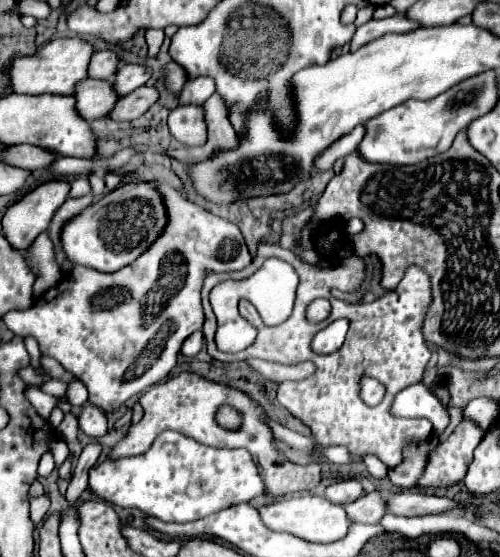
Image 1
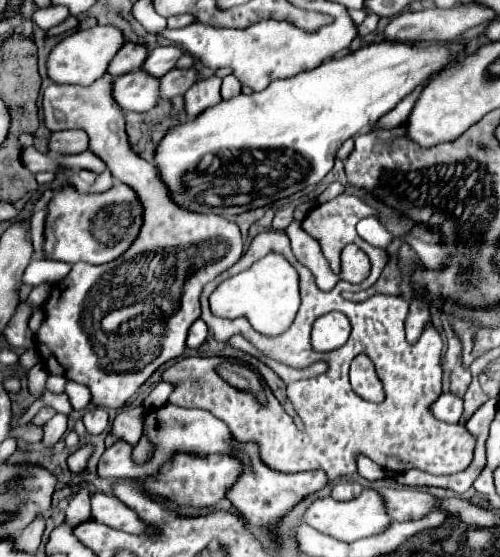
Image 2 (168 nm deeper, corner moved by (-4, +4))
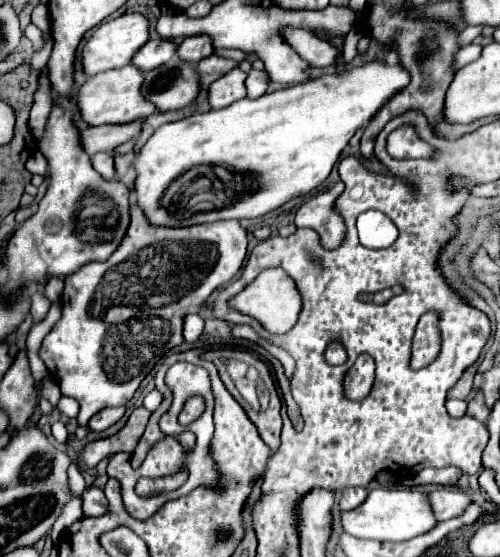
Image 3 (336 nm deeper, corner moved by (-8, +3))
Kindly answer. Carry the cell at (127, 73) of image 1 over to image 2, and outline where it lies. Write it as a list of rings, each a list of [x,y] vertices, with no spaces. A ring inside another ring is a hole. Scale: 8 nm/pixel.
[[[159,46],[159,48],[155,48],[155,50],[151,50],[151,52],[147,54],[147,58],[145,58],[141,70],[143,70],[145,74],[153,76],[153,78],[159,78],[159,76],[167,74],[167,72],[175,66],[175,62],[177,62],[177,58],[179,58],[181,54],[183,54],[183,52],[181,52],[181,48],[177,48],[177,46]]]

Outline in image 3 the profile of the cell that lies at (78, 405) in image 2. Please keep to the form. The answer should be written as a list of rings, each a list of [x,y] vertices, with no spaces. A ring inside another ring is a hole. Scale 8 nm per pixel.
[[[61,397],[59,403],[57,403],[57,409],[59,409],[63,415],[67,415],[67,417],[77,417],[77,413],[79,413],[79,403],[77,403],[75,399],[71,399],[71,397]]]

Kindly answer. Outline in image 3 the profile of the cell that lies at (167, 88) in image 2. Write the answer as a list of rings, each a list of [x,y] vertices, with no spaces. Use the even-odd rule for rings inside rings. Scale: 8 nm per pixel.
[[[221,55],[205,57],[203,61],[197,63],[197,69],[199,69],[199,75],[201,75],[203,87],[209,87],[215,79],[223,77],[227,71],[231,71],[231,69],[237,67],[237,65],[239,65],[239,61],[227,59],[227,57],[221,57]]]

